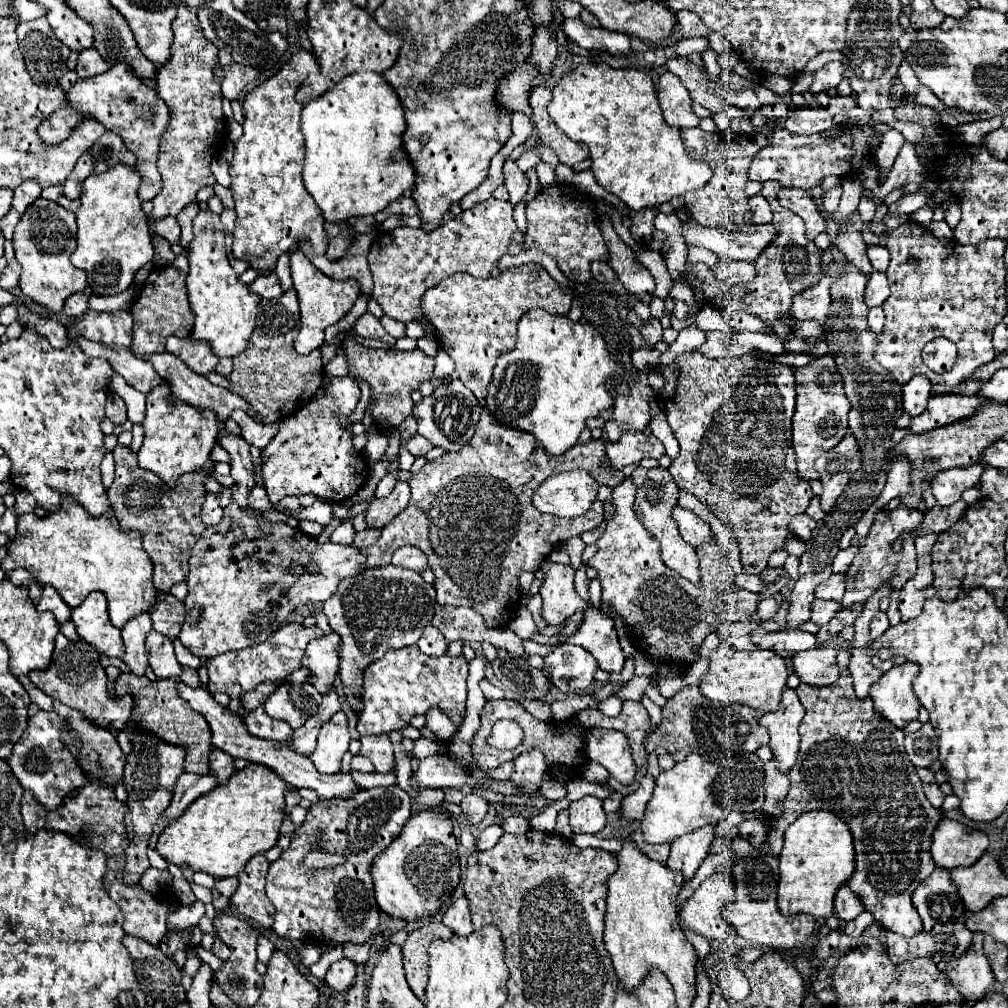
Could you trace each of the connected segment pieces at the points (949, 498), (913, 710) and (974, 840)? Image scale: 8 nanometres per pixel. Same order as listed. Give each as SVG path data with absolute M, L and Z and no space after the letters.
M977 462L963 470L945 470L931 480L931 492L941 508L949 508L961 498L961 492L973 488L983 474L983 464Z
M905 662L901 666L893 666L889 672L881 676L881 680L871 688L871 700L875 704L875 712L881 718L889 720L899 730L919 716L919 700L913 694L911 682L919 674L919 666L913 662Z
M943 818L933 832L929 852L939 868L953 870L959 866L973 866L985 854L987 846L989 838L985 832Z

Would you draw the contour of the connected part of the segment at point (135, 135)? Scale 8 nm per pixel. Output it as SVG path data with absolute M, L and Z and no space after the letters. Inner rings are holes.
M119 62L95 78L77 80L73 88L67 92L65 102L67 106L61 106L57 112L51 114L51 118L39 124L37 134L41 142L45 142L47 146L57 146L63 140L67 140L67 136L71 136L71 132L83 118L95 118L107 130L119 134L125 146L129 148L129 152L137 156L135 168L141 172L141 186L137 192L139 200L141 202L153 200L161 190L161 176L157 170L157 160L161 132L167 128L167 122L169 122L167 104L159 98L159 94L151 86L137 80L131 74L127 64Z

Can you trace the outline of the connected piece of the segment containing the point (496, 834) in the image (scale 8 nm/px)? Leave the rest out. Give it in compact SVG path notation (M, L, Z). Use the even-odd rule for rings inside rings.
M487 826L487 828L481 832L479 840L477 840L477 848L479 848L479 850L487 850L487 848L495 846L501 836L503 836L503 828L501 828L501 826Z

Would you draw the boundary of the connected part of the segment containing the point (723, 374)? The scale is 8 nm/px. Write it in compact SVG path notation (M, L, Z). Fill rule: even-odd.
M693 350L683 354L675 366L665 370L665 386L659 392L659 398L681 448L679 456L669 466L679 492L691 492L735 534L743 572L761 574L767 568L771 552L783 548L783 540L789 534L789 520L803 514L815 496L809 482L799 480L795 474L795 452L791 446L791 418L795 408L793 368L773 364L767 358L751 354L741 358L711 360ZM715 490L727 490L727 494L719 498L719 506L711 502L711 494L715 494Z

